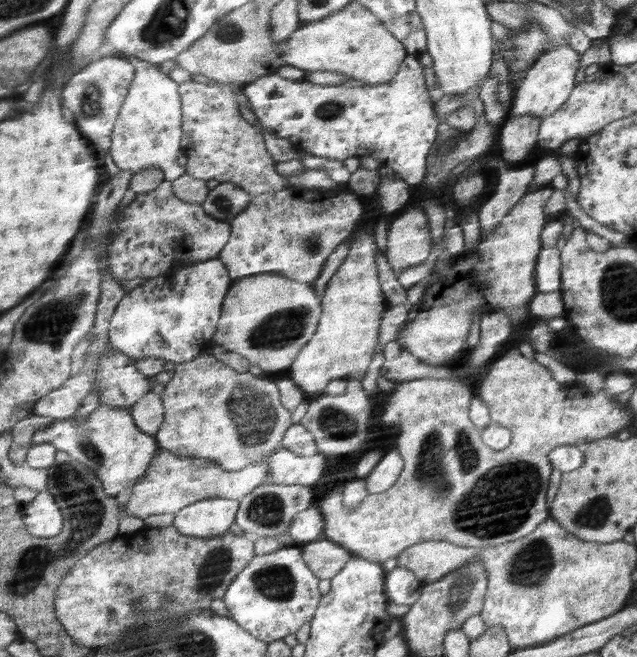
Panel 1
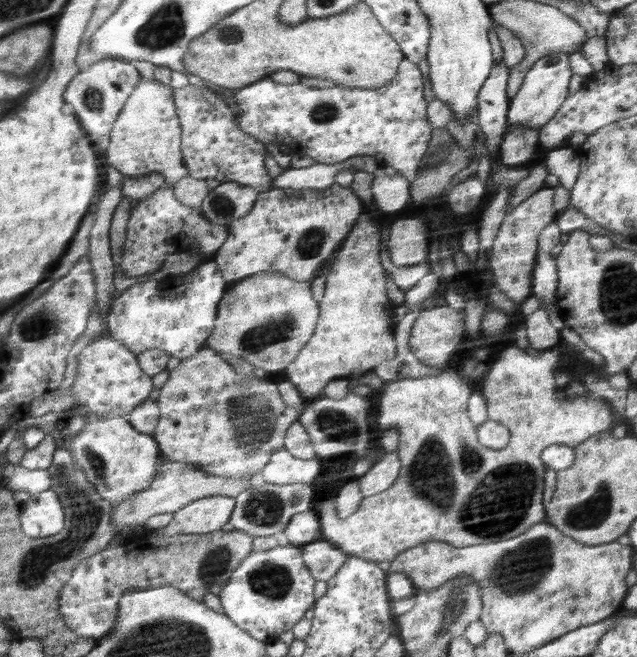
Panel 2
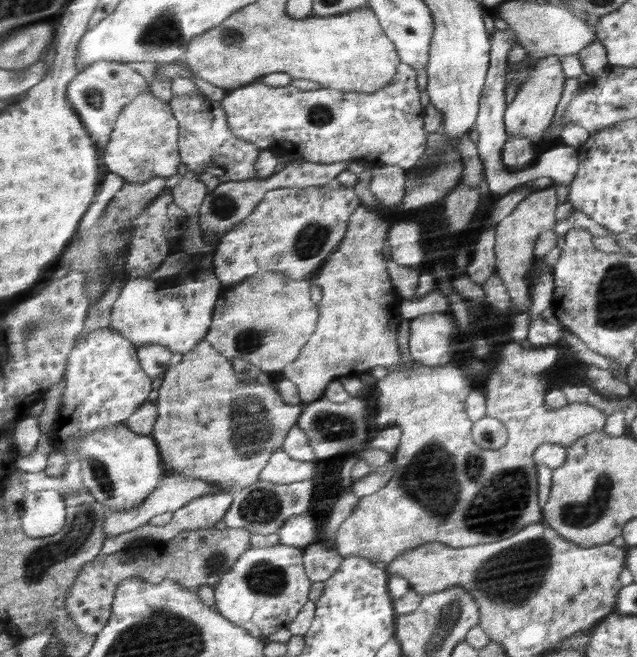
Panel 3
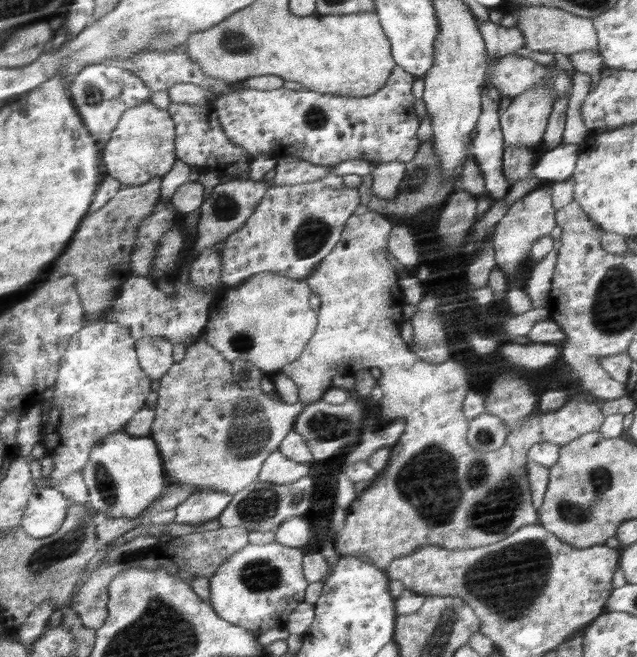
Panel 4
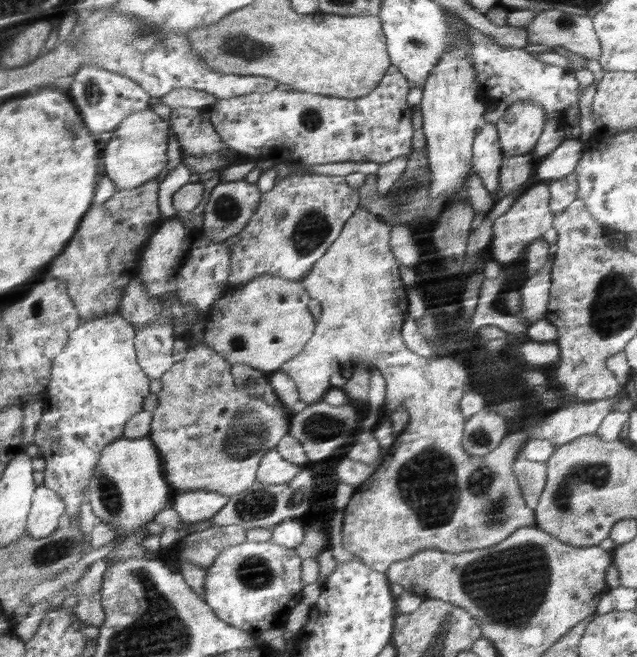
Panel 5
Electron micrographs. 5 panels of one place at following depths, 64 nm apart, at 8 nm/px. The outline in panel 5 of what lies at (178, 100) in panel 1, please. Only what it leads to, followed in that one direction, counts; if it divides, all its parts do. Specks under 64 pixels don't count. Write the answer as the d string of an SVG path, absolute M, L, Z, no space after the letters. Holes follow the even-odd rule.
M154 109L137 112L122 122L120 129L114 132L104 148L105 173L115 183L117 191L142 186L164 172L164 168L168 166L168 148L172 133L172 122L164 121Z

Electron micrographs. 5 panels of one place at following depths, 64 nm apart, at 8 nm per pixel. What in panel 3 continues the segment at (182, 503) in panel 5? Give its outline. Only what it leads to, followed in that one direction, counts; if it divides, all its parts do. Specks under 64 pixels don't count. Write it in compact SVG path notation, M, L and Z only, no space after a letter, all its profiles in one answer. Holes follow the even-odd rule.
M219 492L218 494L208 494L208 496L202 496L202 498L196 498L190 504L186 504L184 508L178 510L175 513L175 517L172 522L163 527L155 527L150 524L142 526L142 529L119 535L118 537L110 537L107 540L105 549L102 554L112 554L114 552L122 551L124 548L130 548L130 546L136 544L138 540L169 540L178 538L180 534L188 530L212 530L215 529L216 524L220 520L225 520L226 514L230 514L230 510L233 509L235 502L235 493Z

